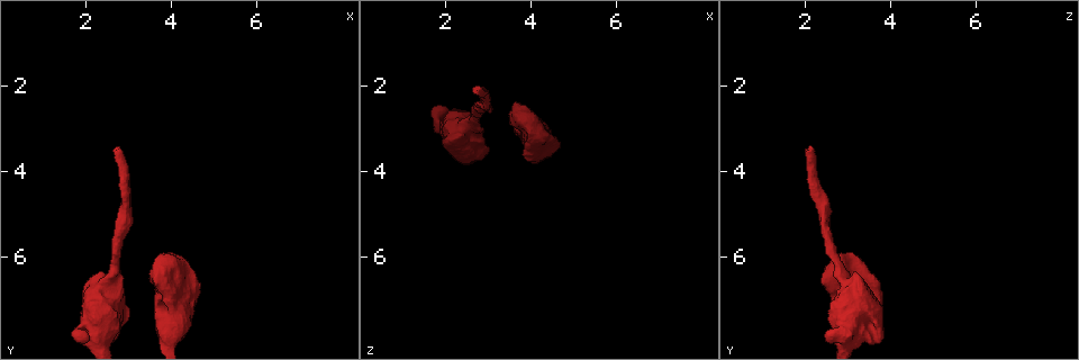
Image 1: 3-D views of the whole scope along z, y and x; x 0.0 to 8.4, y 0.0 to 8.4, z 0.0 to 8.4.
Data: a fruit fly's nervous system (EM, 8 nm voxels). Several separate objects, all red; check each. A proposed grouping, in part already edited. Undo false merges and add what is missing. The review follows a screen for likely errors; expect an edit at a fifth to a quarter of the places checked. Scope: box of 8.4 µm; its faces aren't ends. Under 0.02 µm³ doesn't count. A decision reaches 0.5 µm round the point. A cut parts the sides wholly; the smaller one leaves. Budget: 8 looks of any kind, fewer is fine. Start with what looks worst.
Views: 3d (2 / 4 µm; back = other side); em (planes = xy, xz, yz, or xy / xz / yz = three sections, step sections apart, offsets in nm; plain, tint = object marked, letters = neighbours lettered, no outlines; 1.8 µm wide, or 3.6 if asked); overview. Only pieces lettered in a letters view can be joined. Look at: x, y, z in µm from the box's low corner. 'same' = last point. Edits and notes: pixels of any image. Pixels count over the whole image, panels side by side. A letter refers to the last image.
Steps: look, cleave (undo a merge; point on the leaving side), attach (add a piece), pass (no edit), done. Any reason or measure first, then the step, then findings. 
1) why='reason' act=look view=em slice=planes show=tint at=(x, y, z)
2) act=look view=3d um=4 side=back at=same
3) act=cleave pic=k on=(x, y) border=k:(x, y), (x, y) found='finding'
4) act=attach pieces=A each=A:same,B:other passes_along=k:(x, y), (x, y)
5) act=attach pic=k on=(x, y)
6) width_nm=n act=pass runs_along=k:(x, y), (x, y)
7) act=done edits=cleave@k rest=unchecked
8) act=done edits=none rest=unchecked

why='end of a long branch' act=look view=em slice=planes show=plain at=(2.80, 3.45, 2.20)

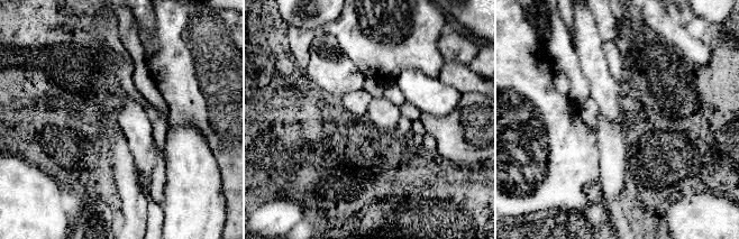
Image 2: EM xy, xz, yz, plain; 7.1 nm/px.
act=look view=em slice=planes show=letters at=same

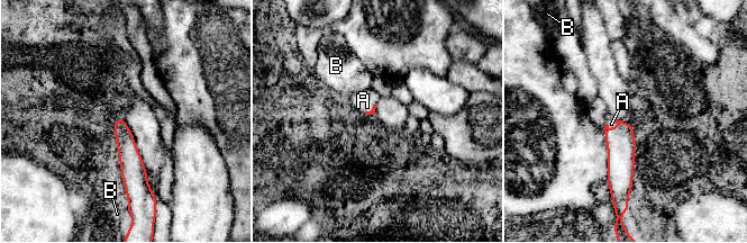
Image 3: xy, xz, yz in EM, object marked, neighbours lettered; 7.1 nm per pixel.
act=attach pieces=A each=A:same,B:other passes_along=3:(620, 142), (613, 127), (611, 124) found='the neuron continues'

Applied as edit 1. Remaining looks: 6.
why='touches itself' act=look view=em slice=planes show=plain at=(3.80, 6.05, 2.80)

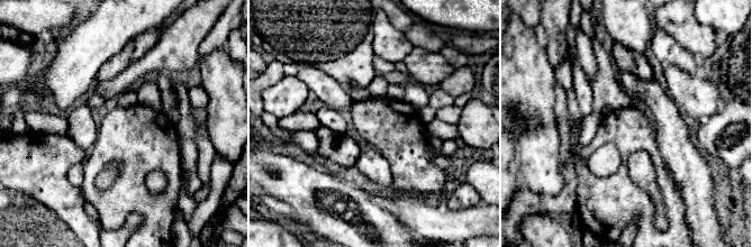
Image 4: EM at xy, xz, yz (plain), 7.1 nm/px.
act=look view=em slice=planes show=letters at=same

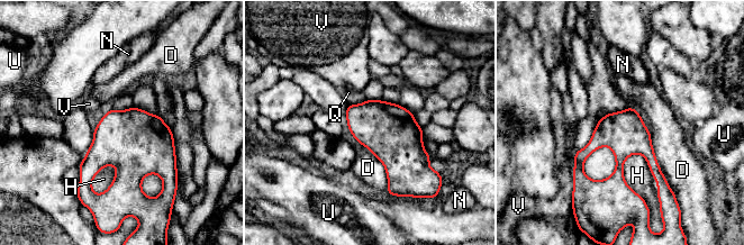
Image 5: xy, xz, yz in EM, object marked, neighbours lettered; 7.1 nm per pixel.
width_nm=300 act=pass each=D:other,H:other,N:other,Q:other,U:other,V:other border=5:(575, 152), (572, 187) found='one neuron here'

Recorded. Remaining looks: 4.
why='free end' act=look view=3d um=2 side=back at=(1.70, 7.85, 2.90)

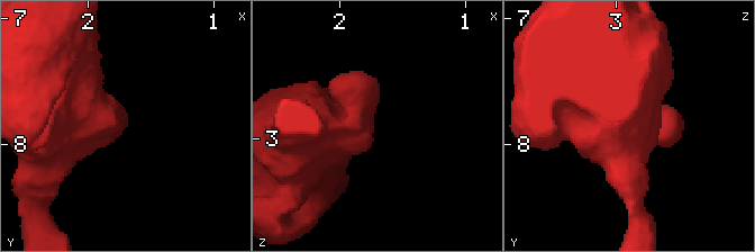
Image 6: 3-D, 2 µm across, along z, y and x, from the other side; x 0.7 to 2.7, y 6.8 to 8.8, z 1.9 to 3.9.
why='now the EM' act=look view=em slice=planes show=letters at=(1.74, 7.90, 2.92)

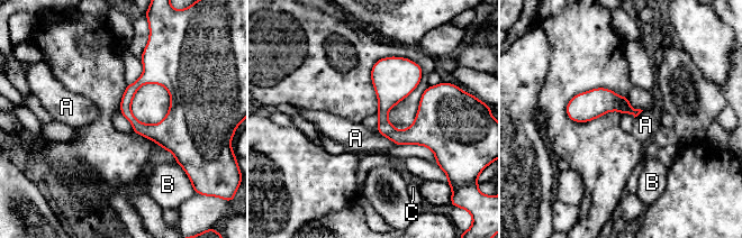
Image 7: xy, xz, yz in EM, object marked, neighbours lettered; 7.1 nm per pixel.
act=pass each=A:other,B:other,C:other border=7:(374, 128), (399, 145) found='no lettered piece goes on from it'

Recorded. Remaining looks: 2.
act=done edits=attach@3 rest=unchecked

